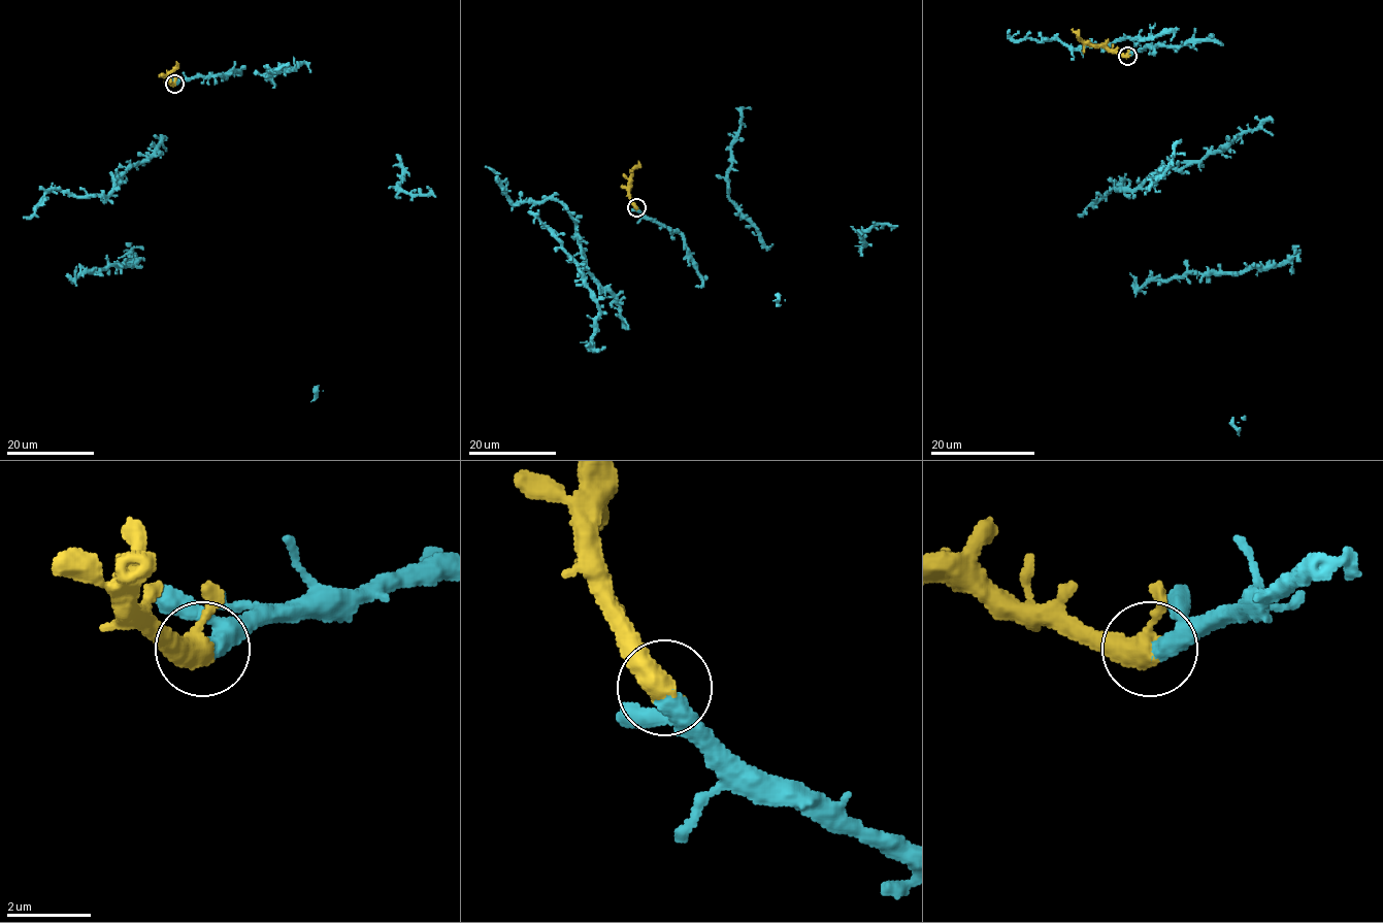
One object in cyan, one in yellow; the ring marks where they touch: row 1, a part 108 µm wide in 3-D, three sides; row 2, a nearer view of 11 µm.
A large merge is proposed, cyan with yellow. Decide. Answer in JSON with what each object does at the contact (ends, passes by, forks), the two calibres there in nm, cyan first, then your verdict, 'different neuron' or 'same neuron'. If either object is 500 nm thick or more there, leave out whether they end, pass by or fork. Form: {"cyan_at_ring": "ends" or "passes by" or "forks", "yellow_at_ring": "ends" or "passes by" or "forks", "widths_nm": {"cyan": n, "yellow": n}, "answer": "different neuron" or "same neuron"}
{"cyan_at_ring": "ends", "yellow_at_ring": "passes by", "widths_nm": {"cyan": 480, "yellow": 440}, "answer": "same neuron"}

